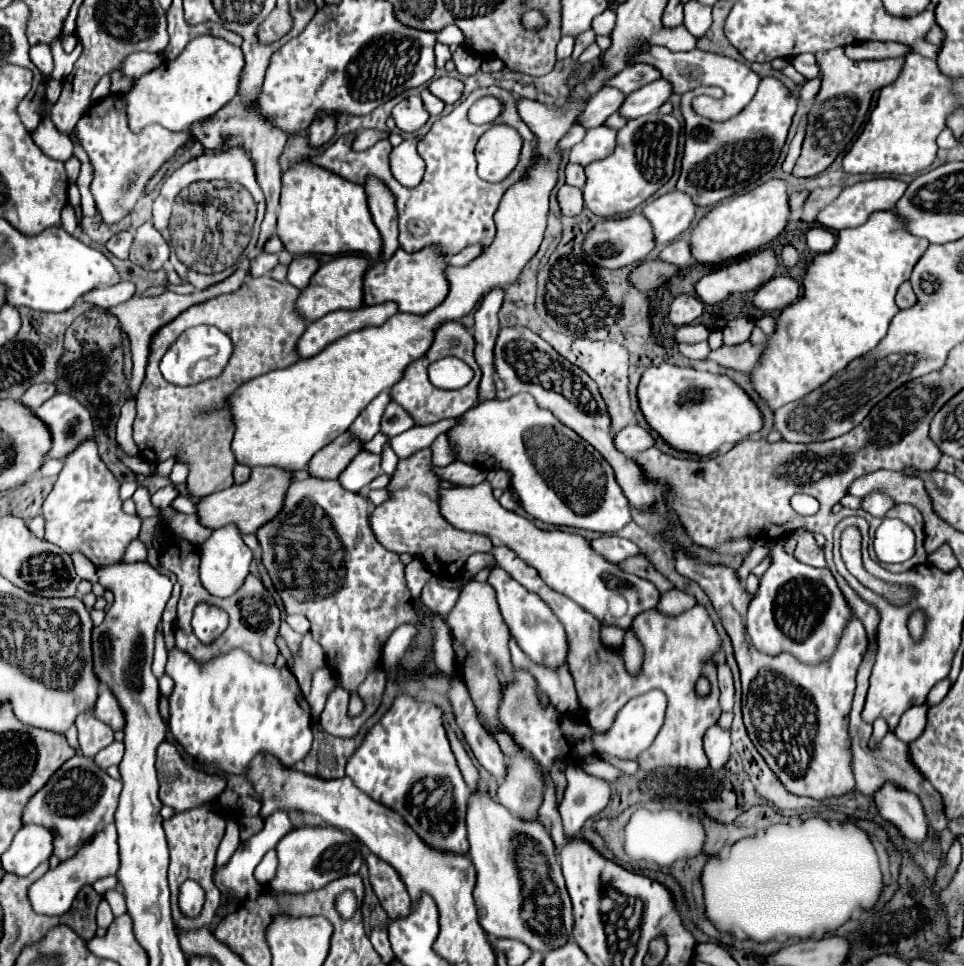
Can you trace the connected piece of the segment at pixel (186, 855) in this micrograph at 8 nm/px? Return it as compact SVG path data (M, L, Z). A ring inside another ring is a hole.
M210 804L198 806L190 812L178 812L170 820L164 820L164 832L166 832L166 840L168 840L168 848L170 848L168 882L170 882L170 890L172 890L172 918L174 918L176 928L192 930L192 928L200 928L200 926L210 926L212 914L220 906L220 892L212 880L212 870L216 866L216 850L218 850L218 844L224 836L224 830L226 830L224 816L218 812L212 812ZM184 880L198 882L206 892L202 912L196 918L188 918L178 908L178 894L180 894L180 886Z

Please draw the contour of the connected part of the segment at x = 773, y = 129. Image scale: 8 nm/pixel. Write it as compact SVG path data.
M768 76L762 78L756 96L738 116L734 116L728 122L712 122L708 118L698 116L690 108L692 98L700 94L720 98L724 92L720 88L700 86L692 92L684 92L680 98L686 142L676 190L682 190L688 196L692 196L696 206L712 206L724 198L742 192L746 186L754 184L762 174L772 170L786 140L792 116L798 106L798 98L790 96L790 90L778 78Z

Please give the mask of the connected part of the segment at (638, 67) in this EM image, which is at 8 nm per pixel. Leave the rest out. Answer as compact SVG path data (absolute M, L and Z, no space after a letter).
M634 64L630 68L624 68L622 72L618 72L616 76L608 78L604 84L612 86L612 88L620 88L620 92L624 92L626 96L654 80L660 78L660 72L650 66L650 64Z

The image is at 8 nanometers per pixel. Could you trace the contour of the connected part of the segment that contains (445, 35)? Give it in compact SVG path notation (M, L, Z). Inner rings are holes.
M446 26L438 34L438 42L446 44L446 46L452 46L452 44L460 46L460 44L464 44L464 32L460 32L460 28L456 28L456 26Z

